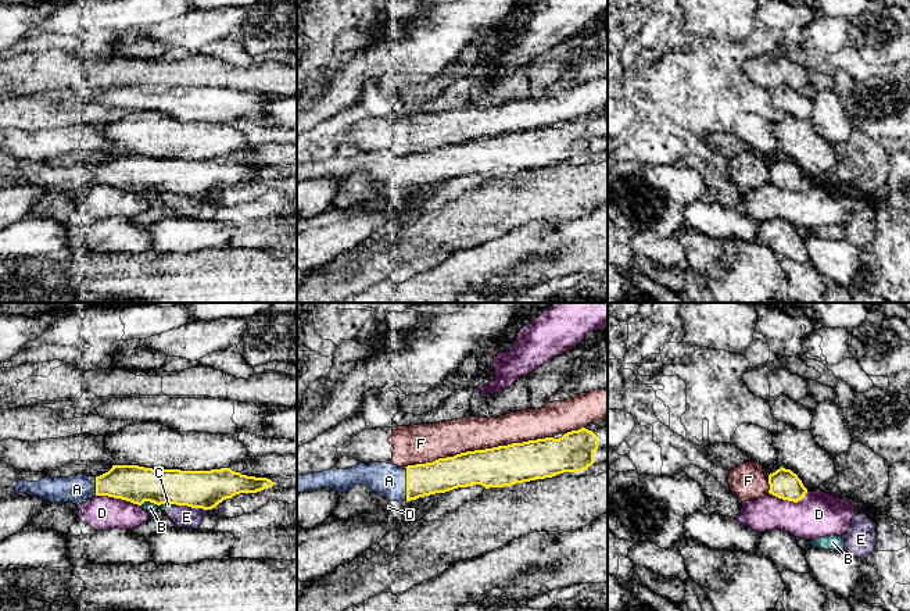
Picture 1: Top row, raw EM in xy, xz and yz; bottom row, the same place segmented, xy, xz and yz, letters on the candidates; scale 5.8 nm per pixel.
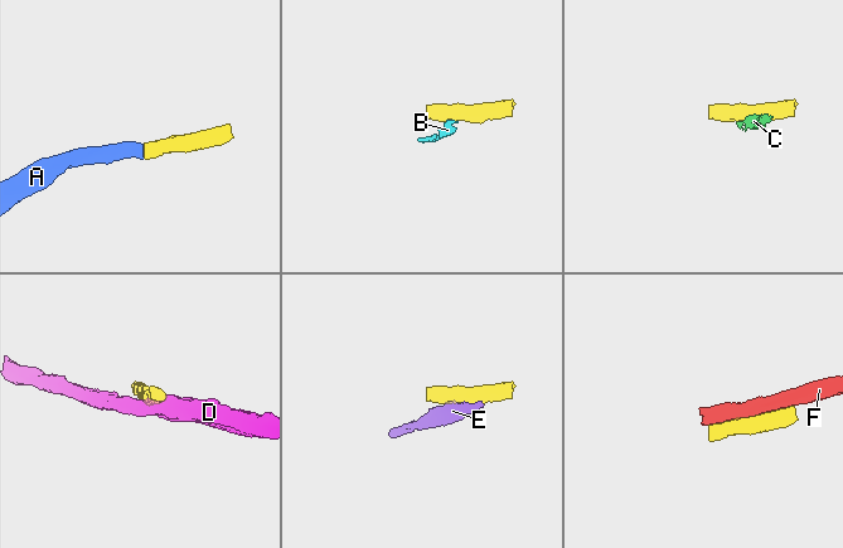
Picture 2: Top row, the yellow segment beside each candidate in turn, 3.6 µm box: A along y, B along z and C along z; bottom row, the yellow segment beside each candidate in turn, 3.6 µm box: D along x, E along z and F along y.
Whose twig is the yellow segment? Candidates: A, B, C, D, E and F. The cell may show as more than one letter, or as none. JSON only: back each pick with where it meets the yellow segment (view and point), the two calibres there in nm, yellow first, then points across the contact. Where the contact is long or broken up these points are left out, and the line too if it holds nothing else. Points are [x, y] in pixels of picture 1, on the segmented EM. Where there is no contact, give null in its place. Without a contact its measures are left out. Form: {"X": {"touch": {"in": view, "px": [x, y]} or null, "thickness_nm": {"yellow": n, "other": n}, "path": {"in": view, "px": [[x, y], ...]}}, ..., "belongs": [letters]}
{"A": {"touch": {"in": "xz", "px": [407, 483]}, "thickness_nm": {"yellow": 190, "other": 200}}, "belongs": ["A"]}

